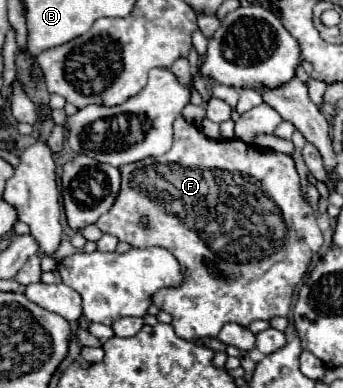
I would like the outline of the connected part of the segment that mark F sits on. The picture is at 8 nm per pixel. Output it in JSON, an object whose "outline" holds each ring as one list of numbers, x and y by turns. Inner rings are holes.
{"outline":[[180,116,174,122,174,144,172,144,170,152,166,152,164,156,158,156,158,158,146,158,146,160,128,164,124,168,120,168,120,172,122,172,120,196,114,202,112,210,100,216,96,226,104,234,116,236,120,242,128,242,132,248,160,246,160,248,166,248,174,254,174,258,180,262,180,268,184,272,184,282,180,286,170,286,170,288,164,288,164,290,158,290,156,294,152,294,152,304,172,316,172,326,174,326,174,330,180,338,184,338,184,340,200,340,200,338,210,338,210,336,214,338,214,336,218,336,220,328,228,322,236,322,240,326,250,326,250,322,254,322,254,320,270,320,274,316,286,316,288,314,294,288,304,280,312,256,322,246,322,232,316,224,312,208,306,204,306,200,300,192,300,176,298,176,296,164,290,156,262,152,260,148,256,148,256,146,252,148,250,144,240,142,236,138,232,138,232,140,210,140,194,124,186,122],[142,216,148,216,148,220,150,220,148,228,140,228,138,222,140,222]]}

